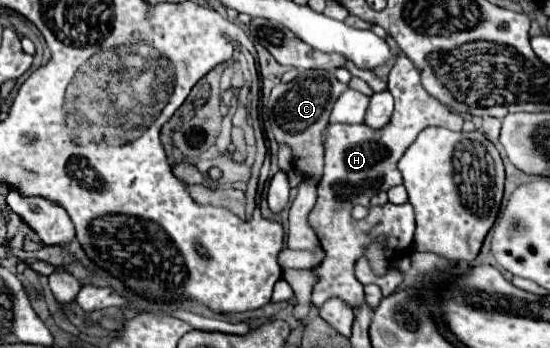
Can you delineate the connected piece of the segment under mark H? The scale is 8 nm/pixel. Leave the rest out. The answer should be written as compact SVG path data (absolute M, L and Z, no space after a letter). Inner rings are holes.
M401 54L389 74L389 92L395 98L395 110L389 126L373 130L365 124L331 124L327 128L325 170L321 182L317 184L317 202L309 212L309 224L313 226L321 248L325 250L325 262L317 270L321 280L313 288L313 306L317 310L329 298L341 298L351 308L365 304L365 292L363 284L355 276L355 264L365 256L365 250L377 238L385 236L383 254L387 260L399 258L413 250L415 214L411 204L394 205L388 202L383 206L372 207L369 206L369 200L379 190L389 190L397 184L403 184L397 162L423 128L445 126L455 132L463 128L463 116L451 112L445 104L431 98L431 94L421 86L421 72L405 54ZM355 204L369 206L369 214L363 220L355 220L351 216L351 208Z

